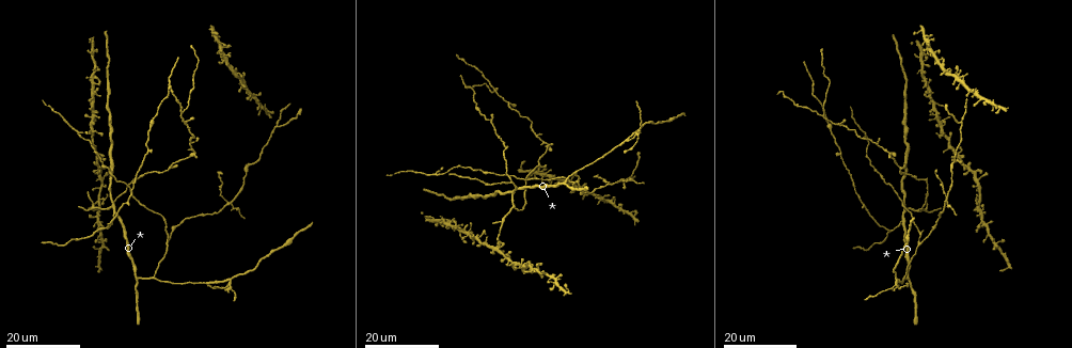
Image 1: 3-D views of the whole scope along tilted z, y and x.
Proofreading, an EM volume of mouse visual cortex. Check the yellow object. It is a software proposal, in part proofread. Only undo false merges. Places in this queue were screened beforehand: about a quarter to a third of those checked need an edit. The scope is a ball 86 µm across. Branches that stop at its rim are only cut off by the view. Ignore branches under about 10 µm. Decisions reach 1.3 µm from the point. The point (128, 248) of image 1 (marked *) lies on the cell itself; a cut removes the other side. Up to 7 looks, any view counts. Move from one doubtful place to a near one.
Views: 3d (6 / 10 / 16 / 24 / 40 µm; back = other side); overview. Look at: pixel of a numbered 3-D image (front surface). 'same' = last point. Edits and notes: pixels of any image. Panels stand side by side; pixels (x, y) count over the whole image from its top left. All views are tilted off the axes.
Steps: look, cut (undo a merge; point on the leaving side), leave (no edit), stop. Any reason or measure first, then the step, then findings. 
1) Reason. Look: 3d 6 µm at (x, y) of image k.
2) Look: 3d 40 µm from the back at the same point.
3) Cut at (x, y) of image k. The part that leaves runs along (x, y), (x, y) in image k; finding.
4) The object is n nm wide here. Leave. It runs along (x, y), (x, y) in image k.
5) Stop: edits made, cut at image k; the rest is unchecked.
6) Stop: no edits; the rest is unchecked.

Arms part here. Look: 3d 16 µm at (509, 183) of image 1.

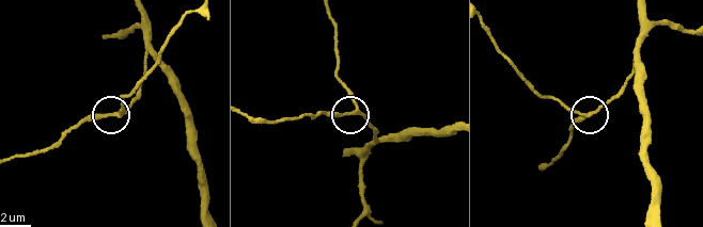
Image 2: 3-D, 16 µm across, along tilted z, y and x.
Closer look. Look: 3d 6 µm at (117, 115) of image 2.

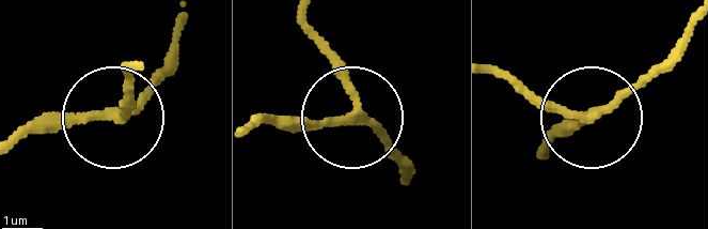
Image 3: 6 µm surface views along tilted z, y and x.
The object is 180 nm wide here. Leave. Continuous, no second cell.

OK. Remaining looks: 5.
Look: 3d 16 µm at (901, 215) of image 1.

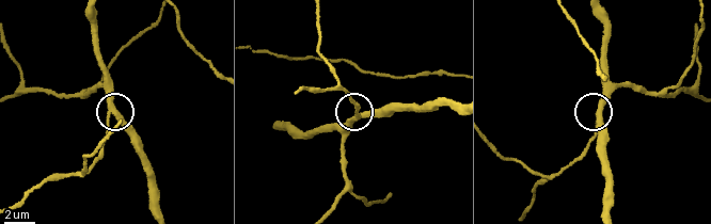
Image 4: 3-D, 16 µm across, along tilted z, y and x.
Look: 3d 10 µm at (111, 114) of image 4.

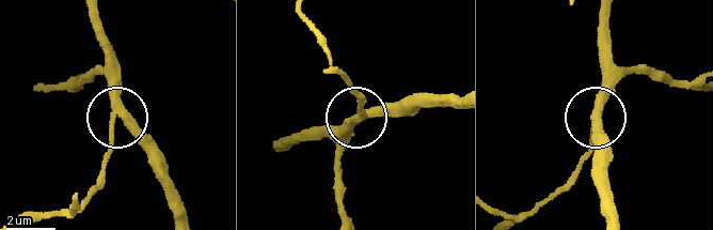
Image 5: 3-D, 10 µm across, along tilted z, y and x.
The side arm is 70 µm long. Leave. It runs along (187, 216), (164, 160), (128, 123), (116, 123), (101, 177) in image 5; continuous, no second cell.

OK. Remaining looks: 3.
Three arms meet. Look: 3d 24 µm at (492, 91) of image 1.

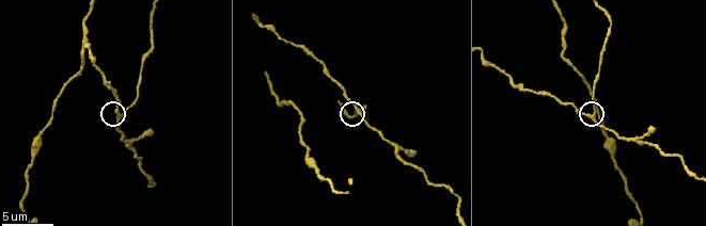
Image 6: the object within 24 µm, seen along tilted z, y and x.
Look: 3d 10 µm at (360, 112) of image 6.

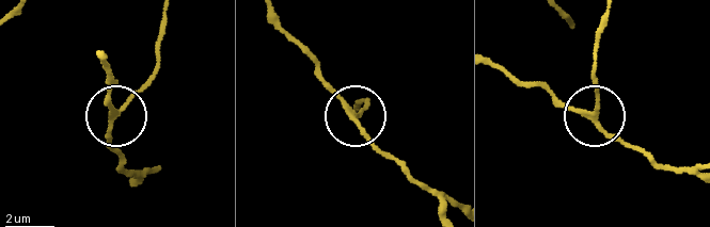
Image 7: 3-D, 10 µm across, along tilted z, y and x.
3 arms meet here. Leave. It runs along (692, 175), (646, 157), (608, 132), (596, 116), (548, 92) in image 7; all the same cell.

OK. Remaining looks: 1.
Stop: no edits; the rest is unchecked.

